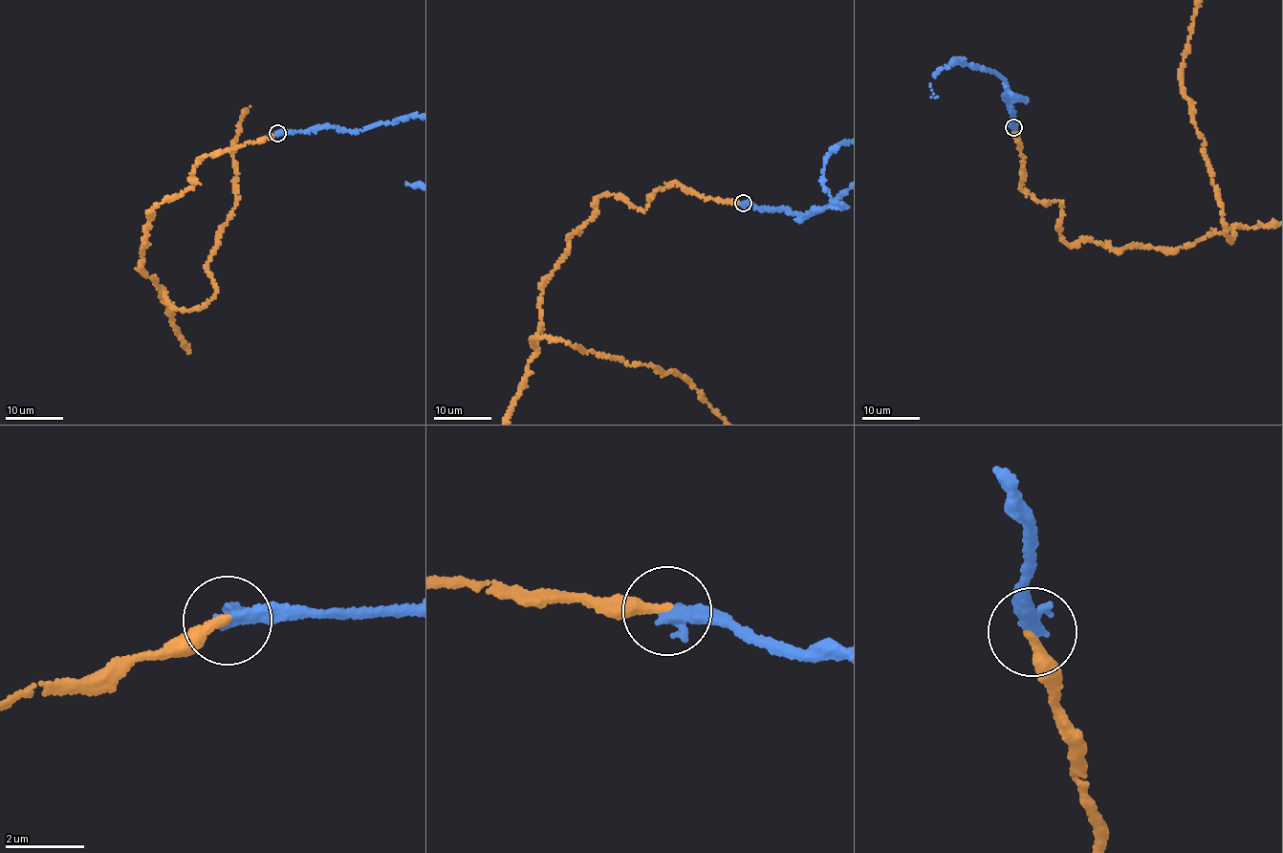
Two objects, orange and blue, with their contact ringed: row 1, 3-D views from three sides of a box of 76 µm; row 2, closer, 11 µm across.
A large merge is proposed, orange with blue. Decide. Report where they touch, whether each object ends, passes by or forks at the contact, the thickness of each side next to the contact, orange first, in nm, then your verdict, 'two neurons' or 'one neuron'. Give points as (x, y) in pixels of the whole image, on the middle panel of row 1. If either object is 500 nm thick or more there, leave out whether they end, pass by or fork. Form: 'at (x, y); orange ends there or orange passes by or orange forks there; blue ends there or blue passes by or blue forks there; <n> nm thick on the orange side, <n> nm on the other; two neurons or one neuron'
at (743, 203); orange ends there; blue ends there; 280 nm thick on the orange side, 400 nm on the other; two neurons

